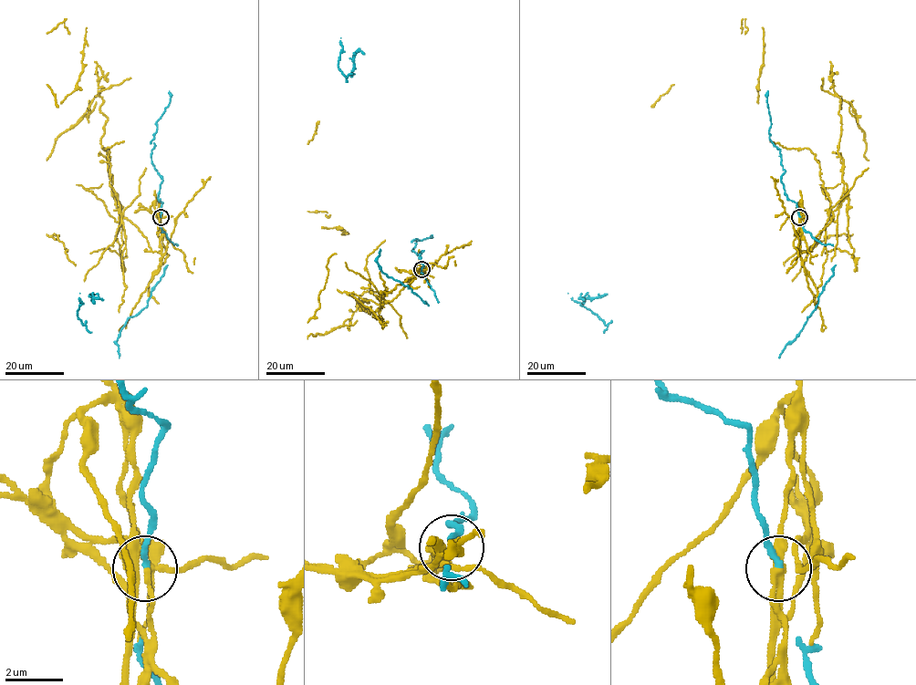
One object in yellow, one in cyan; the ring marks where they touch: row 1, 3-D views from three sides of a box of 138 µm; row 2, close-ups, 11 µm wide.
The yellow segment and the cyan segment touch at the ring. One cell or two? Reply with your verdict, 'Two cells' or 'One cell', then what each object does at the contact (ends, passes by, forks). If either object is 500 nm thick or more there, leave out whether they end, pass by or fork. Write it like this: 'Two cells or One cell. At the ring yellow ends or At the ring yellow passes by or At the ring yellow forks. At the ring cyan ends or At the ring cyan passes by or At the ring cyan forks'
Two cells. At the ring yellow ends. At the ring cyan ends

